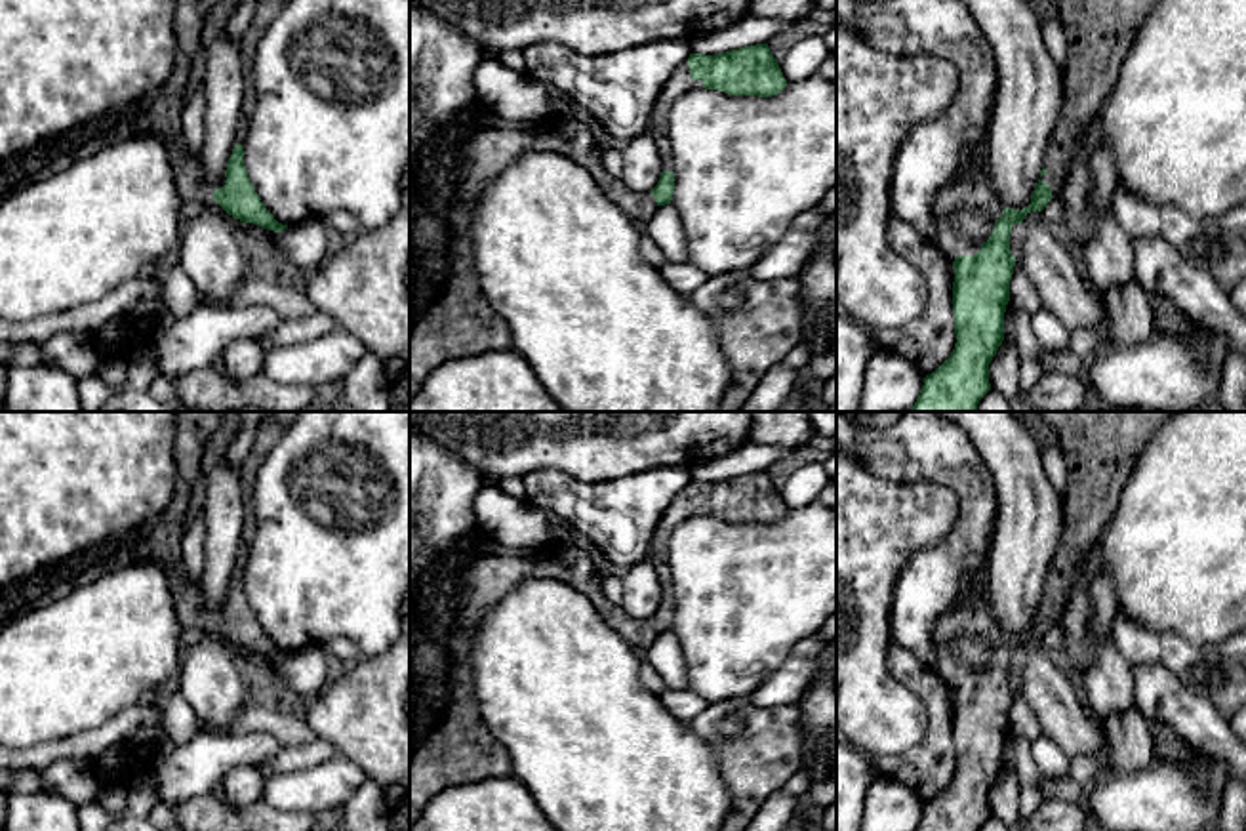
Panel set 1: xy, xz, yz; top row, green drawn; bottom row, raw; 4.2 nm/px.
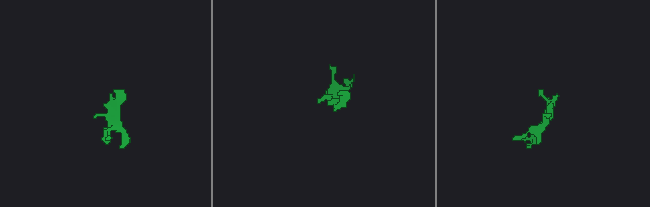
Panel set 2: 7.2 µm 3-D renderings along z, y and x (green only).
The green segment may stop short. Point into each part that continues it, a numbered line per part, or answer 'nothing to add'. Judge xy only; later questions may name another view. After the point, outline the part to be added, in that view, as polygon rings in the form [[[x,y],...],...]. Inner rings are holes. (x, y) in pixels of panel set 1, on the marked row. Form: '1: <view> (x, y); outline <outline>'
1: xy (160, 117); outline [[[175,0],[177,65],[164,91],[145,105],[137,128],[158,135],[168,147],[173,162],[175,185],[183,202],[213,200],[213,193],[227,181],[208,181],[198,156],[192,156],[181,137],[179,112],[191,61],[198,55],[204,21],[217,0]]]

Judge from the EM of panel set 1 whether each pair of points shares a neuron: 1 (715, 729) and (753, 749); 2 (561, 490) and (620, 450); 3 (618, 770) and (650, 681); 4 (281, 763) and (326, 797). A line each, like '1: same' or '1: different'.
1: same
2: different
3: different
4: different

